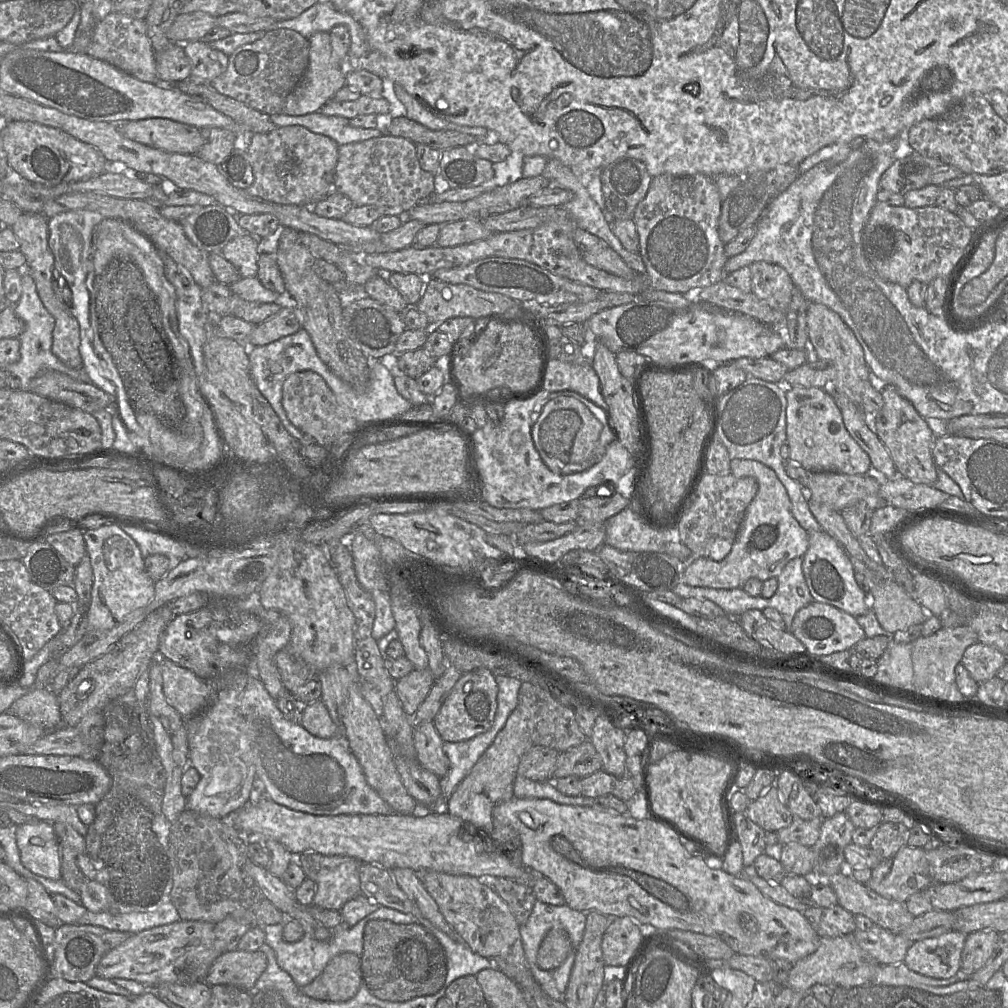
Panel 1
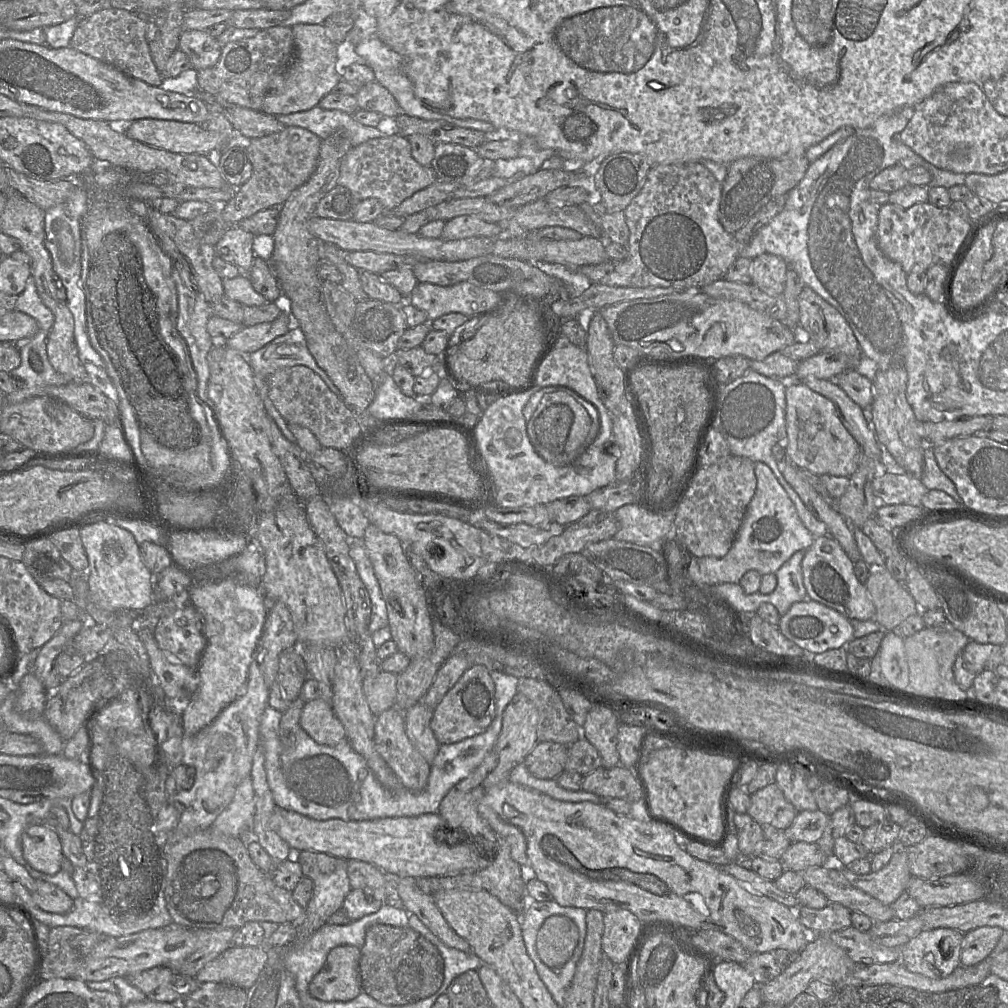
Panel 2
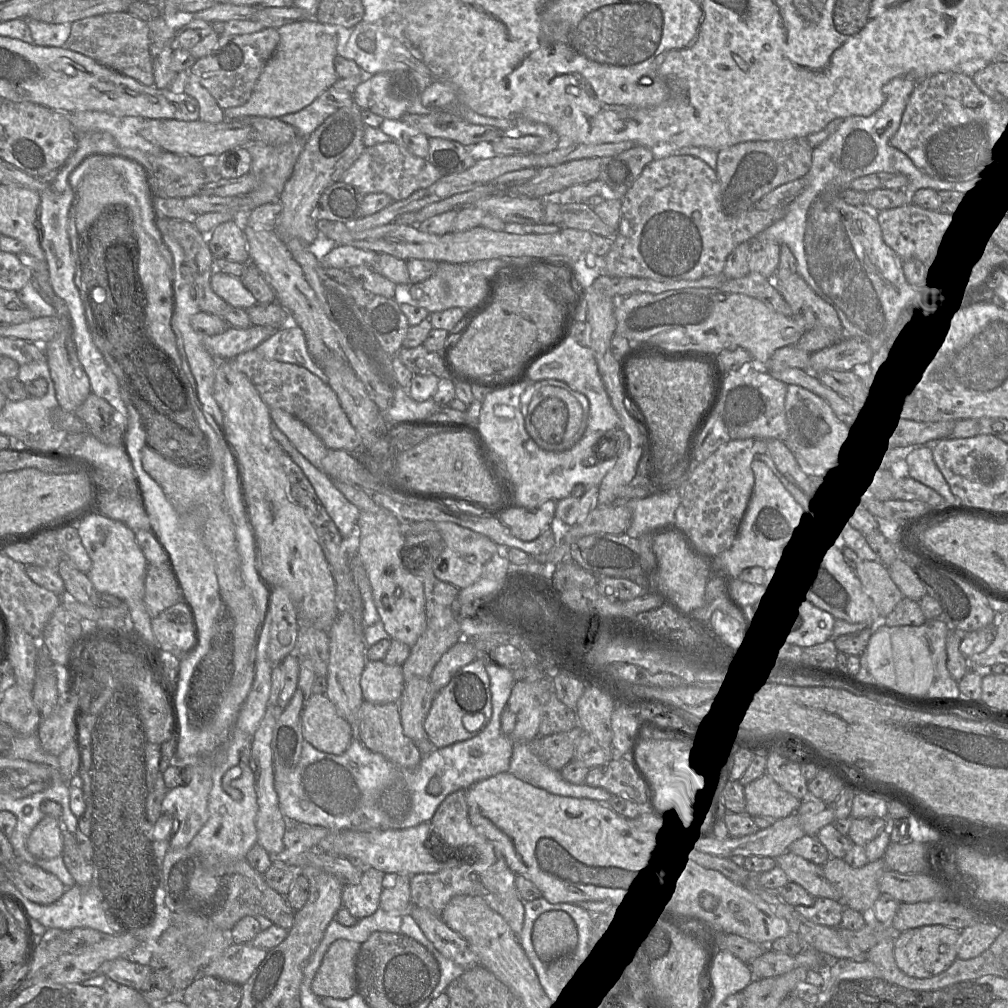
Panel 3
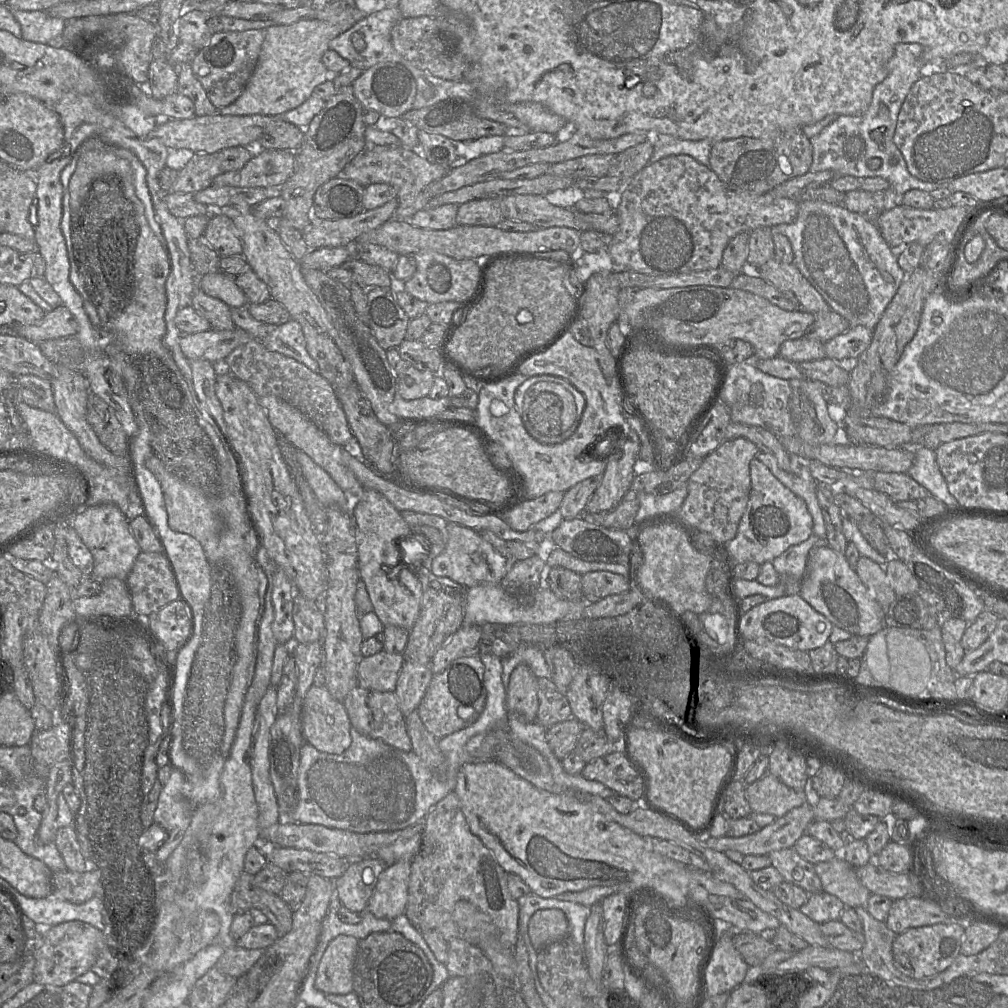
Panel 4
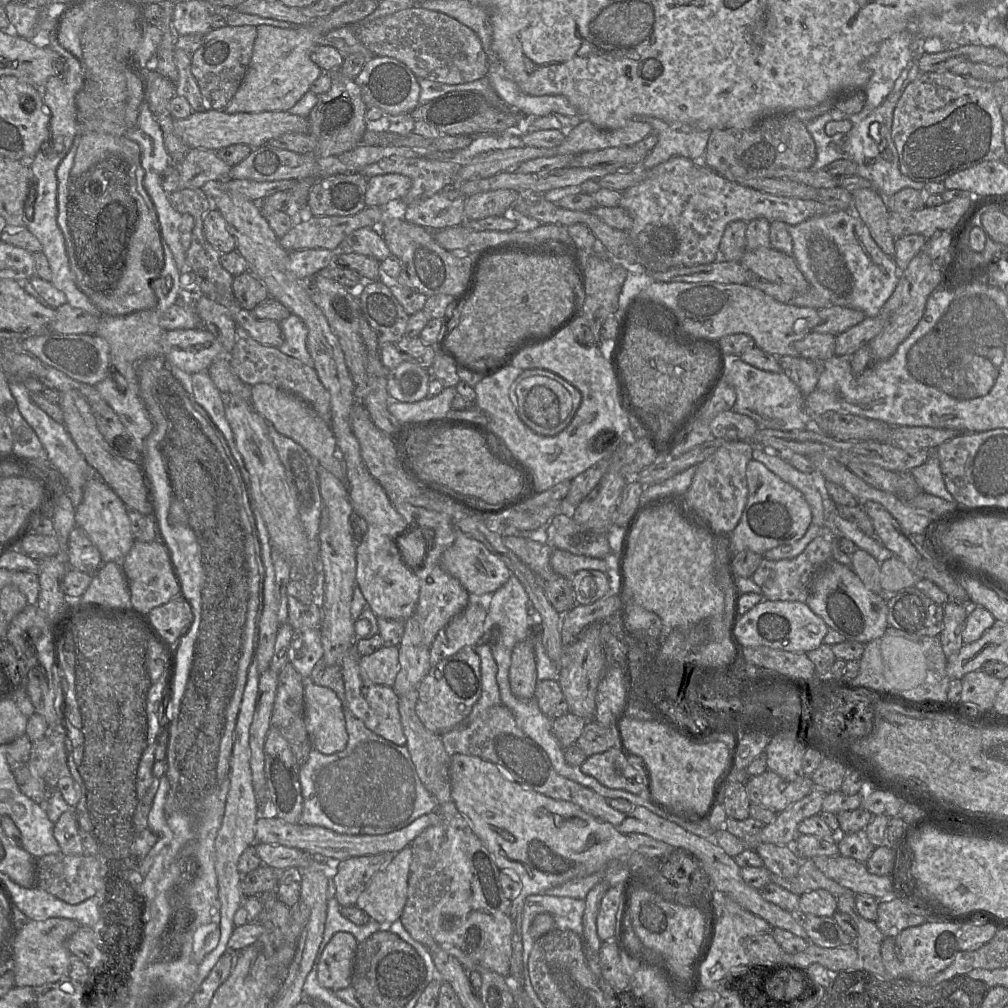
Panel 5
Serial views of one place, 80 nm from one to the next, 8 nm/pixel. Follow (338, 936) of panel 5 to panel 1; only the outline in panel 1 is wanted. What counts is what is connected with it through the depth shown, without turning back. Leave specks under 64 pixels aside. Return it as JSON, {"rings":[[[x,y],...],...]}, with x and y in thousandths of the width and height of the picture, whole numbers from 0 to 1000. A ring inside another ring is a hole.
{"rings":[[[341,944],[332,948],[311,974],[298,981],[313,992],[343,994],[353,988],[359,975],[358,949]]]}

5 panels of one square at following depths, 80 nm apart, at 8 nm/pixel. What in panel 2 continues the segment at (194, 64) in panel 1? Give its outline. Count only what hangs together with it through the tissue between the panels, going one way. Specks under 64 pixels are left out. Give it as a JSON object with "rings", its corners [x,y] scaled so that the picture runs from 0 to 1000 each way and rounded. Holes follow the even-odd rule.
{"rings":[[[182,30],[178,37],[177,49],[188,57],[191,68],[195,70],[212,65],[219,55],[215,38],[210,37],[205,30]]]}

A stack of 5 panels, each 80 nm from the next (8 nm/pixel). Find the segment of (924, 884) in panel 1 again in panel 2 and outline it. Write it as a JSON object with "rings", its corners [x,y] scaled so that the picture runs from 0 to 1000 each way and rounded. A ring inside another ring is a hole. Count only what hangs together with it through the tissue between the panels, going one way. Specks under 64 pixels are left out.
{"rings":[[[891,838],[881,857],[870,865],[851,868],[840,860],[833,862],[846,880],[878,898],[885,898],[899,884],[901,874],[905,870],[899,841]]]}

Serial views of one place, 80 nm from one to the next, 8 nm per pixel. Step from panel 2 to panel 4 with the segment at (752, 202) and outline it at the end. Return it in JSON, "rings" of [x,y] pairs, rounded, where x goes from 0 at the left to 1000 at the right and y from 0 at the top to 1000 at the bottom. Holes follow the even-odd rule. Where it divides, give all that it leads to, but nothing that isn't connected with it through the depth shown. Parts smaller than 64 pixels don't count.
{"rings":[[[795,127],[764,137],[733,136],[706,142],[703,167],[727,190],[757,193],[768,186],[804,170],[807,146]]]}

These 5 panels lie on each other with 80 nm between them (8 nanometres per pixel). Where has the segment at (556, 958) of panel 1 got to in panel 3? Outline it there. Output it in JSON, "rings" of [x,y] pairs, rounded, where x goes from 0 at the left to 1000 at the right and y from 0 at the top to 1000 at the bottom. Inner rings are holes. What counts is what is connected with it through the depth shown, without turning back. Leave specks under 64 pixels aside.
{"rings":[[[545,903],[531,913],[527,932],[536,952],[544,956],[569,942],[572,937],[572,921],[563,905]]]}

